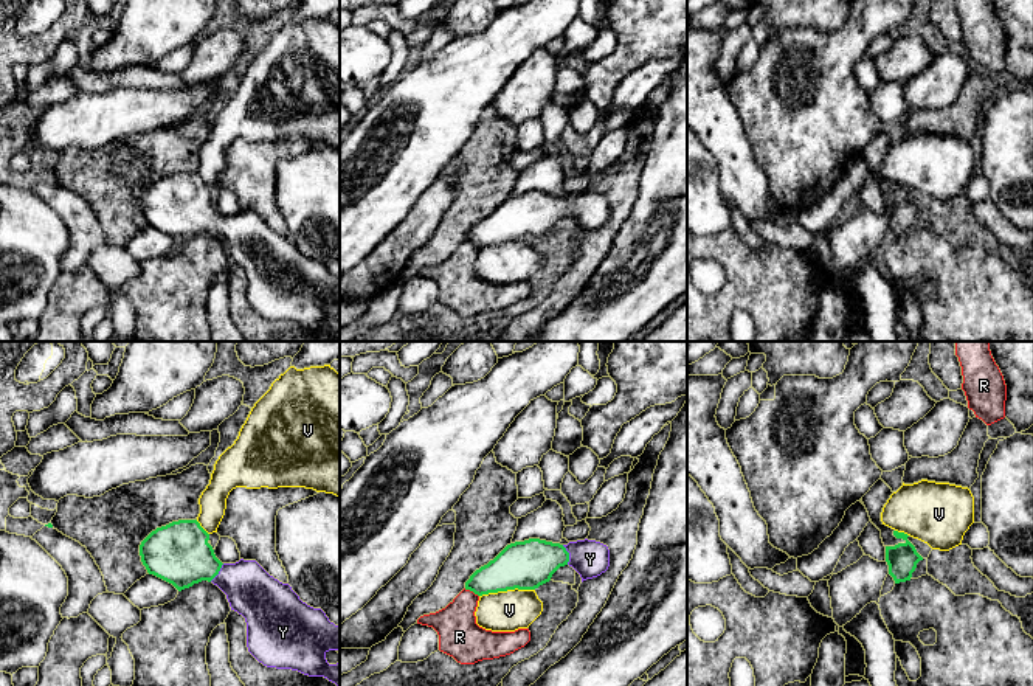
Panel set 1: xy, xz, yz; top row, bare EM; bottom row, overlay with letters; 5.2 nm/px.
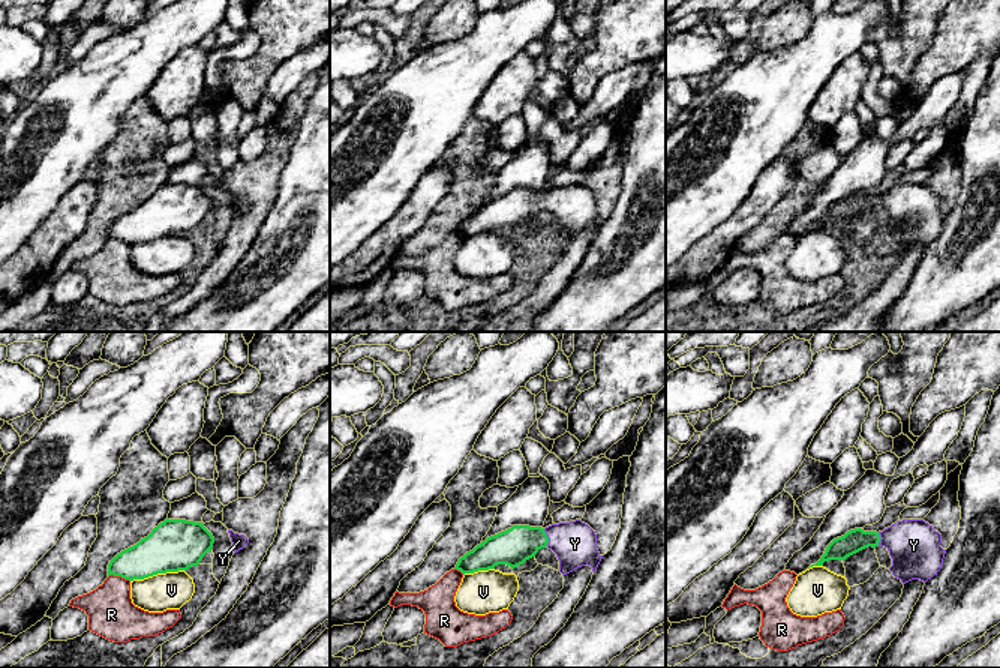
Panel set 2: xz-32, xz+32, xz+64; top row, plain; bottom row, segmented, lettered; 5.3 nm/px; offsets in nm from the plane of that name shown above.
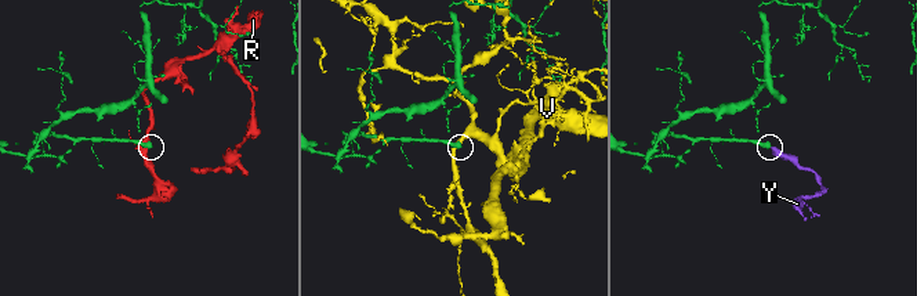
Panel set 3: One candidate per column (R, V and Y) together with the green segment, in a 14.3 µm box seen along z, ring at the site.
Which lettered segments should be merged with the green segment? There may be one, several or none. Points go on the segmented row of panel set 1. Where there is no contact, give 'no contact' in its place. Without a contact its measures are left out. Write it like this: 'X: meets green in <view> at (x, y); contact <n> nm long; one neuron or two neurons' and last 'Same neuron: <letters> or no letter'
R: meets green in xz at (472, 590); contact 90 nm long; two neurons
V: meets green in xz at (506, 590); contact 300 nm long; two neurons
Y: meets green in xz at (568, 554); contact 110 nm long; one neuron
Same neuron: Y

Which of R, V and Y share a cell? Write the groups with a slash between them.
R / V / Y

